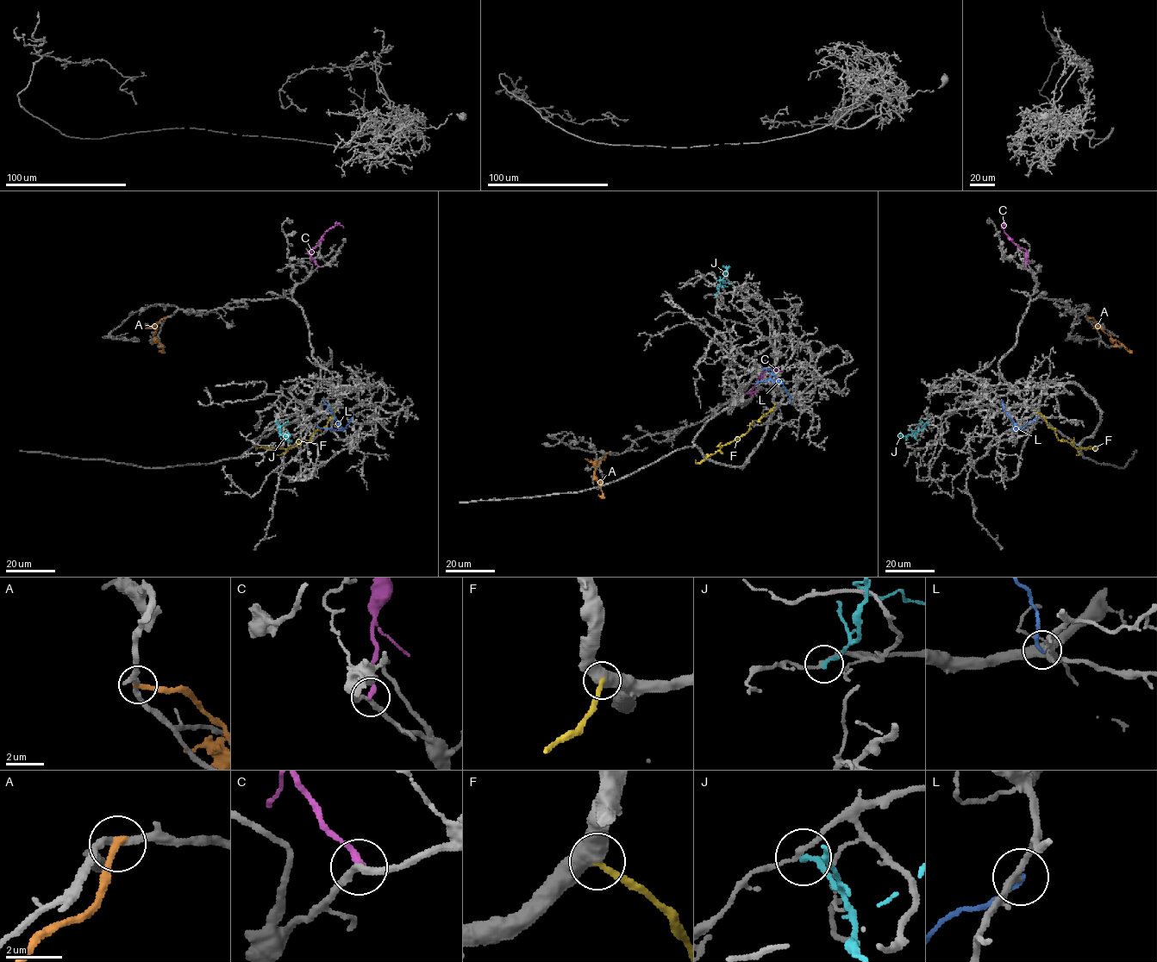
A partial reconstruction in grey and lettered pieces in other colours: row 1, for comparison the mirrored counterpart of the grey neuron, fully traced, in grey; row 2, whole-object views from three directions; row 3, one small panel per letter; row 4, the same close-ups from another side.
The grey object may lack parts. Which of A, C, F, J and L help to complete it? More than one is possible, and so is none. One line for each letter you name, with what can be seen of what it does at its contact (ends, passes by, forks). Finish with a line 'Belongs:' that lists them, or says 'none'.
F: it ends
Belongs: F

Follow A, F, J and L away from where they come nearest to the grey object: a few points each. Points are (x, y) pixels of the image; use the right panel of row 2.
A: (1086, 317), (1092, 317), (1128, 351)
F: (1037, 411), (1059, 440), (1066, 440), (1078, 449), (1097, 448), (1094, 450)
J: (928, 421), (914, 434), (903, 436), (899, 434)
L: (1036, 418), (1018, 429), (1004, 409), (1002, 400)

